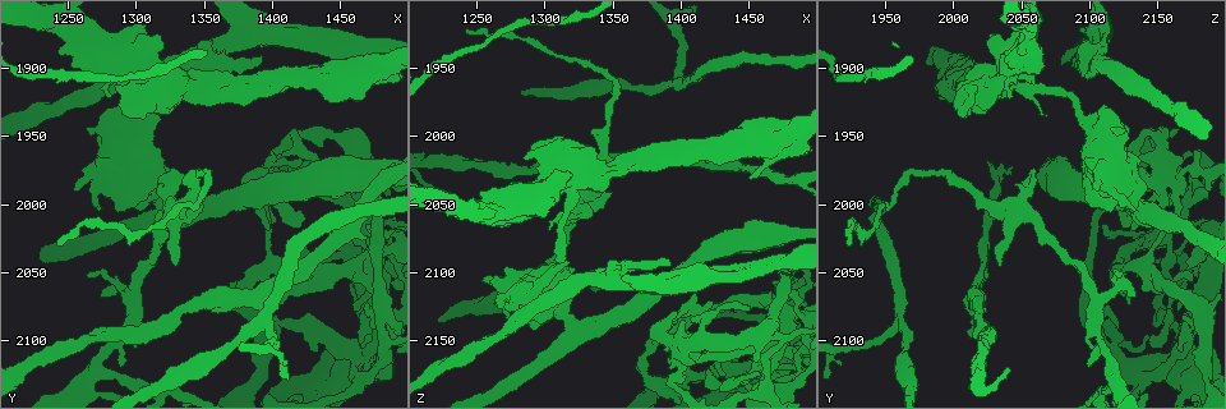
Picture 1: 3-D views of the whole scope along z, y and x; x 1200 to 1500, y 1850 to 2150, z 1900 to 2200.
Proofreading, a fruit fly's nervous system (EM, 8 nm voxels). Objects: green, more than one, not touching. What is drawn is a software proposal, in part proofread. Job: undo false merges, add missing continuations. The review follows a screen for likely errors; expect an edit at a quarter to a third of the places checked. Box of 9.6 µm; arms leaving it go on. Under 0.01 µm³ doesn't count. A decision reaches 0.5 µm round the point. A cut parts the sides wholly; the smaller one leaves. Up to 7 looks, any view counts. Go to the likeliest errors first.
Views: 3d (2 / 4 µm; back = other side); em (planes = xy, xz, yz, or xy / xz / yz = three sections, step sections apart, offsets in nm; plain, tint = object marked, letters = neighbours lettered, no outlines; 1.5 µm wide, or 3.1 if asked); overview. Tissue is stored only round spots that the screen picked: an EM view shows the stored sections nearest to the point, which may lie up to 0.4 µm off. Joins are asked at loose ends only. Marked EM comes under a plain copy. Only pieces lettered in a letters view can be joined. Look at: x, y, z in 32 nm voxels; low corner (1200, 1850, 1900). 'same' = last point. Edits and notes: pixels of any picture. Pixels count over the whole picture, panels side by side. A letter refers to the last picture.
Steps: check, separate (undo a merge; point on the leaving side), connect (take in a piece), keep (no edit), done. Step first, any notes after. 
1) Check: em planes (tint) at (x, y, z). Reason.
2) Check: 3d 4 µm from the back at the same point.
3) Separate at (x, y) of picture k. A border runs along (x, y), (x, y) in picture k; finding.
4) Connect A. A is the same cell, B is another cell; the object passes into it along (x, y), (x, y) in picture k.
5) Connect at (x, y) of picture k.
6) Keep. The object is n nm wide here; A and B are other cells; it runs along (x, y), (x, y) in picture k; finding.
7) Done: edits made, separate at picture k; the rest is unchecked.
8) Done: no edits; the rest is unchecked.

Check: 3d 2 µm at (1354, 1980, 1968). Sharp bend.

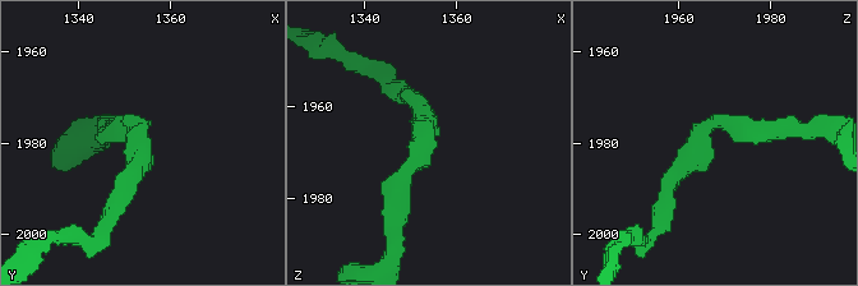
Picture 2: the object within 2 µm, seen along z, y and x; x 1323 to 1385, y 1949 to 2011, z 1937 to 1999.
Check: em planes (letters) at (1352, 1979, 1967).

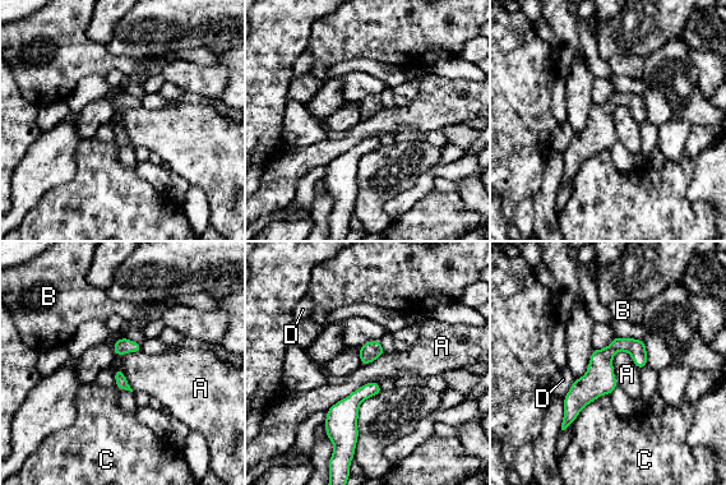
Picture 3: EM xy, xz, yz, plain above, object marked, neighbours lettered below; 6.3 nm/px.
Keep. A, B, C and D are other cells; a border runs along (625, 350), (613, 358), (616, 384) in picture 3; continuous, no second neuron.

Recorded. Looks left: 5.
Check: em planes (letters) at (1352, 1888, 2108). Four or more arms meet.

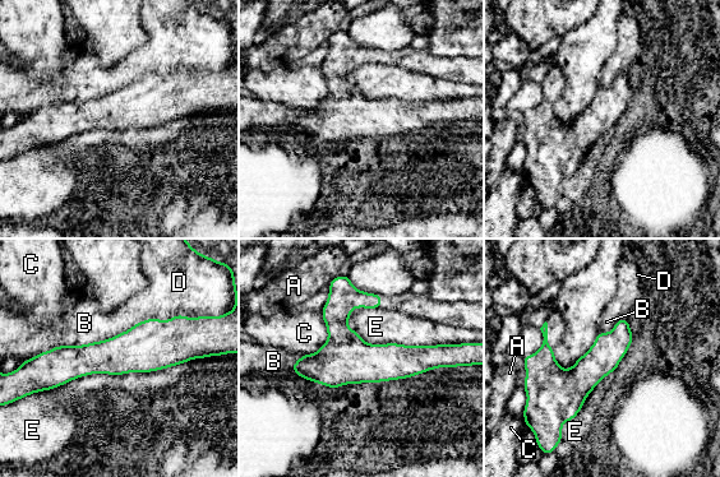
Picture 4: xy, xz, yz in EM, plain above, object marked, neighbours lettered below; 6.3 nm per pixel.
Keep. The object is 200 nm wide here; A, B, C, D and E are other cells; a border runs along (181, 364), (86, 374), (50, 390) in picture 4; all the same neuron.

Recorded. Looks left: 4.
Check: 3d 4 µm at (1328, 2042, 2036). Branch stops here.

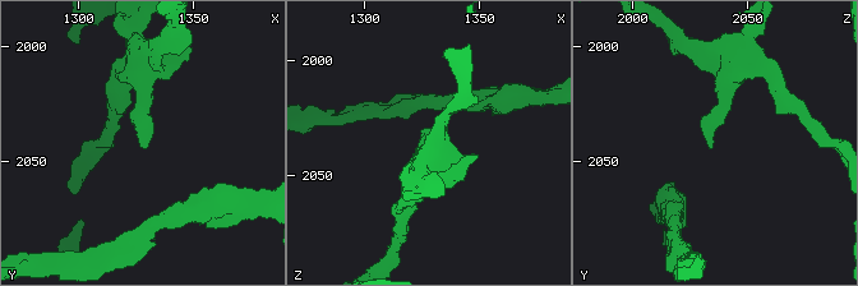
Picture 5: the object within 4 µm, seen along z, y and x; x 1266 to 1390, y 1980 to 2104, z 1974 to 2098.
Check: em xy step 4 (tint) at (1329, 2045, 2036). Now the EM.

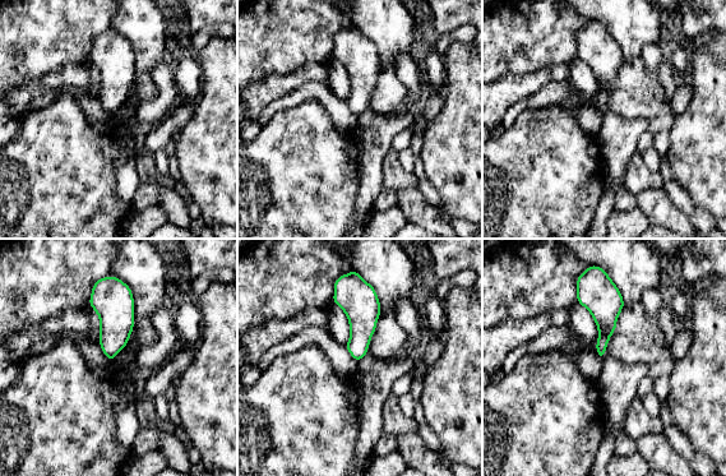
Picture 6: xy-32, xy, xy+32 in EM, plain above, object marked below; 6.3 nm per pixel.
Check: em planes (letters) at the same point. Cut it another way.

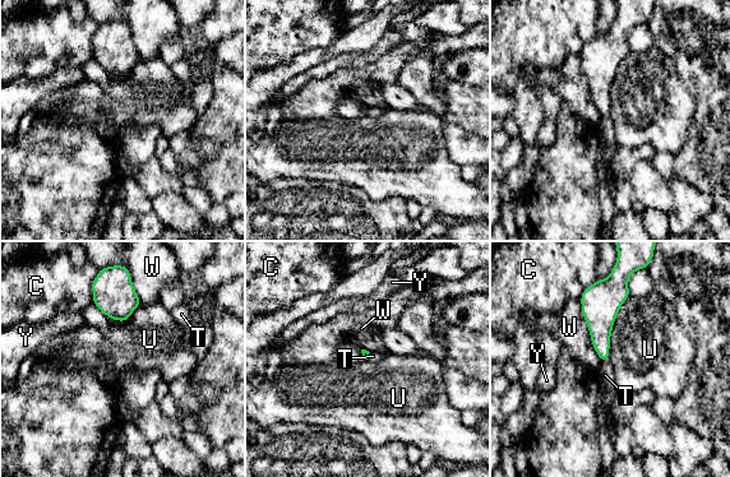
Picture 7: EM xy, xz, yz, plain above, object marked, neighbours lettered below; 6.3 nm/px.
Keep. C, T, U, W and Y are other cells; a border runs along (629, 295), (614, 322), (608, 359) in picture 7; no lettered piece goes on from it.

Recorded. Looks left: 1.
Done: no edits; the rest is unchecked.

